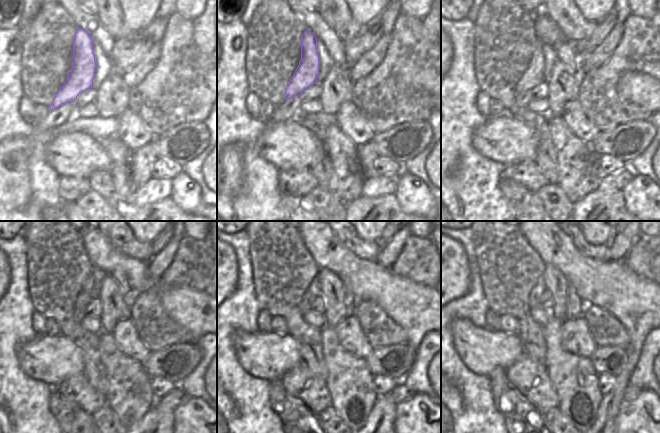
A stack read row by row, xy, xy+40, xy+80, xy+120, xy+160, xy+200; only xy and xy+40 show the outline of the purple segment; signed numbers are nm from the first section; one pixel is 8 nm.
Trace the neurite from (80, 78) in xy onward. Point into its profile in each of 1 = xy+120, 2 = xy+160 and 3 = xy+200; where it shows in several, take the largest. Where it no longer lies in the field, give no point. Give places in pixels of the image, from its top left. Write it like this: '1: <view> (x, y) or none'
1: xy+120 (87, 293)
2: xy+160 (305, 305)
3: xy+200 (531, 303)

